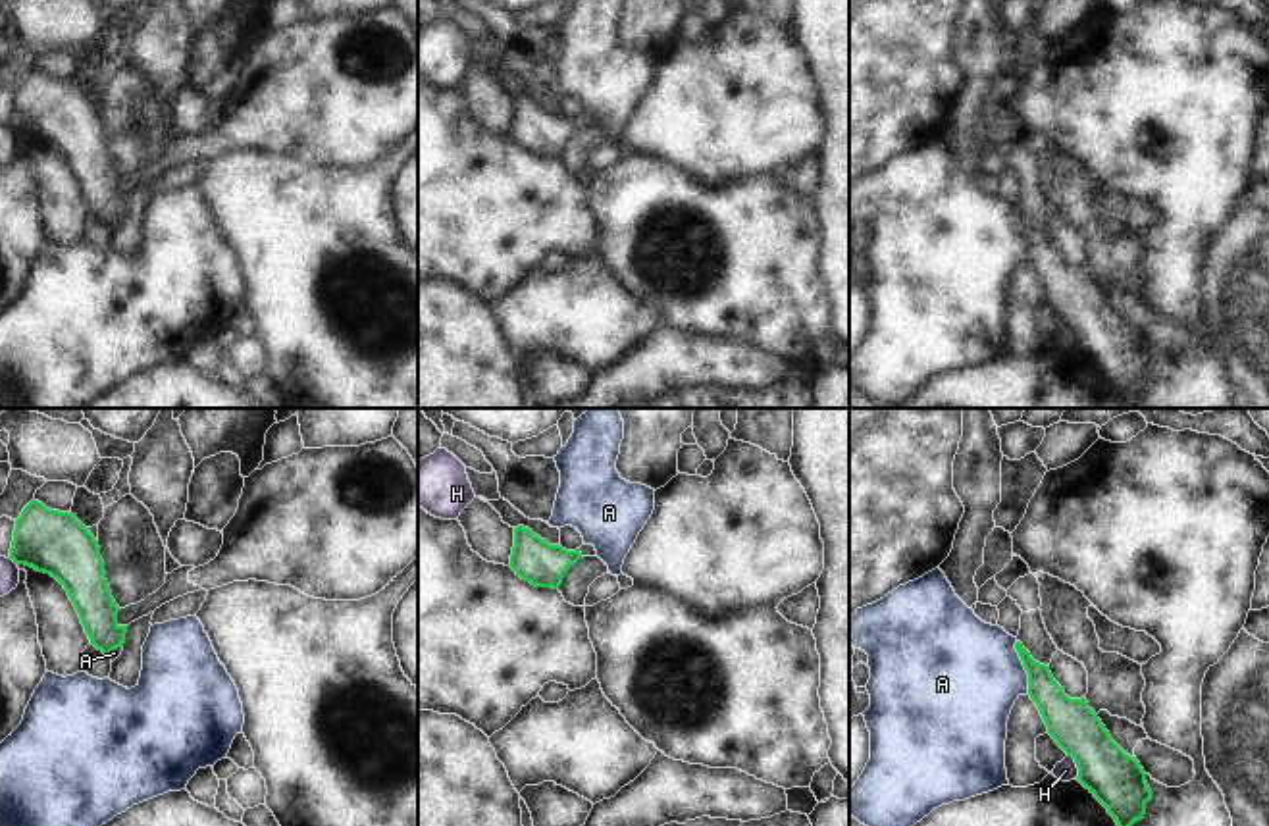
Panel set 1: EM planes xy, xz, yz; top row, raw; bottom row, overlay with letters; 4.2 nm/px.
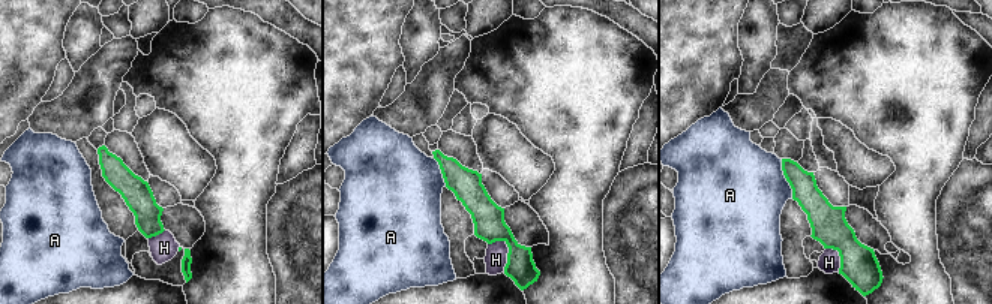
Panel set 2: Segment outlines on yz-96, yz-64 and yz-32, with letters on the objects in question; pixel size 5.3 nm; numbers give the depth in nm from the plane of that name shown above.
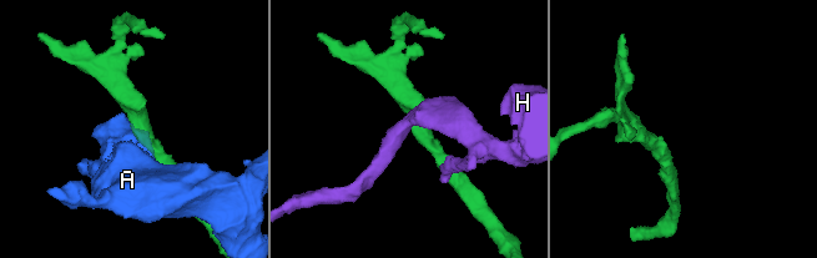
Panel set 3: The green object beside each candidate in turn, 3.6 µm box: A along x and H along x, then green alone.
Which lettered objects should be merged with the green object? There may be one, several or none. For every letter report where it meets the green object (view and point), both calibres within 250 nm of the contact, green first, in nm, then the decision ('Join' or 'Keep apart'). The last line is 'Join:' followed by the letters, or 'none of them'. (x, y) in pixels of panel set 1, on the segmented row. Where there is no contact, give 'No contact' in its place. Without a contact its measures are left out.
A: Touches green at yz (1025, 669). Thickness 160 nm (green) against 460 nm. Keep apart
H: Touches green at yz (1077, 765). Thickness 240 nm (green) against 90 nm. Keep apart
Join: none of them.

